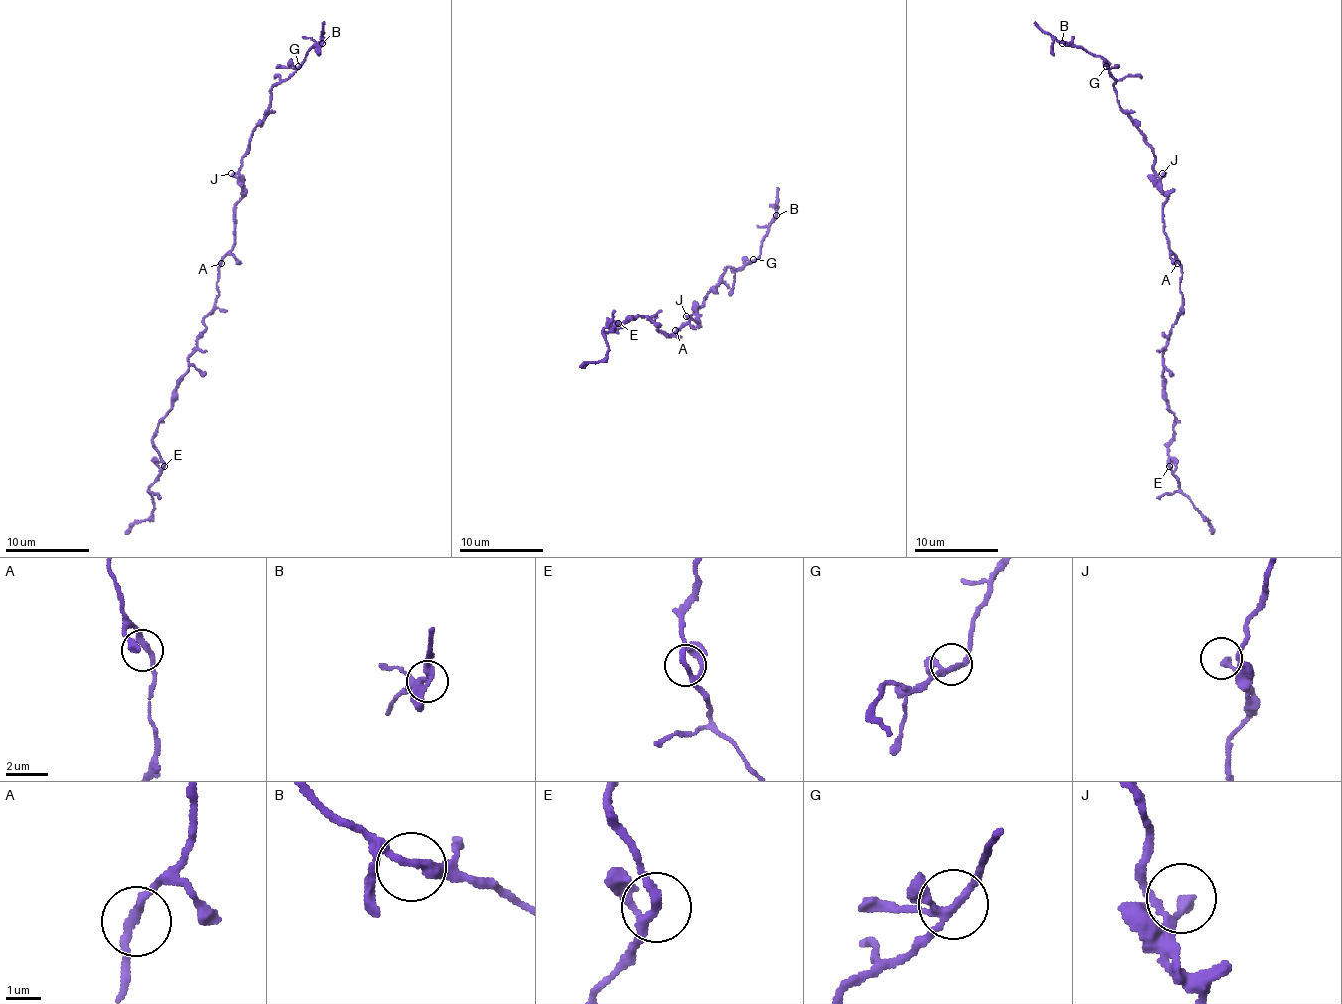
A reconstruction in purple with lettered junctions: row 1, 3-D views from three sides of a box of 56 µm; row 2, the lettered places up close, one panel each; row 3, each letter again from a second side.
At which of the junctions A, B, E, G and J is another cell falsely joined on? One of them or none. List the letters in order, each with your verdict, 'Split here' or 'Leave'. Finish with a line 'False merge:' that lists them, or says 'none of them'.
A: Leave
B: Leave
E: Leave
G: Leave
J: Leave
False merge: none of them

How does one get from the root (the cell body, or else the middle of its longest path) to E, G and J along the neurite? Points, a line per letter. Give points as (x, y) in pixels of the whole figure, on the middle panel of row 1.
E: (675, 333), (663, 335), (659, 324), (646, 316), (631, 318), (619, 328), (606, 324), (619, 322)
G: (675, 333), (688, 322), (688, 316), (696, 318), (694, 307), (703, 303), (728, 268), (740, 270), (753, 259)
J: (675, 333), (688, 322), (688, 316), (694, 320), (698, 316), (686, 316)

